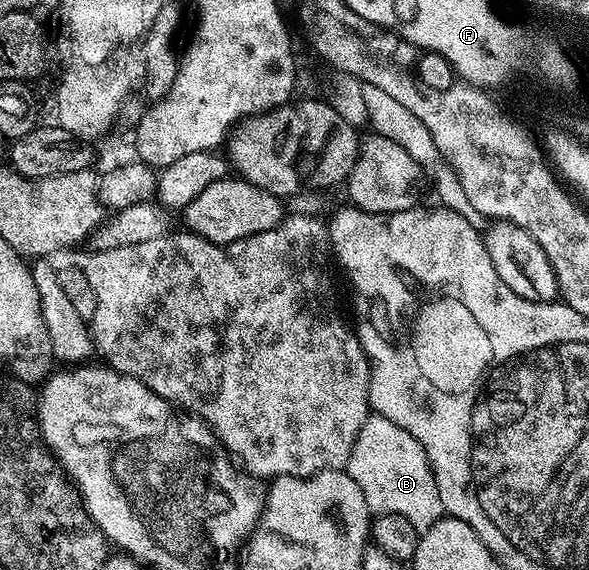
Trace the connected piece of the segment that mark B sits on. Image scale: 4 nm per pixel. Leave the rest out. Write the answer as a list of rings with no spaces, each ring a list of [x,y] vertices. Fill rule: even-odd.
[[[371,413],[364,420],[344,469],[360,484],[360,492],[364,492],[364,500],[375,515],[404,516],[420,532],[432,528],[444,517],[440,492],[424,448],[400,424],[392,424],[384,416]]]

